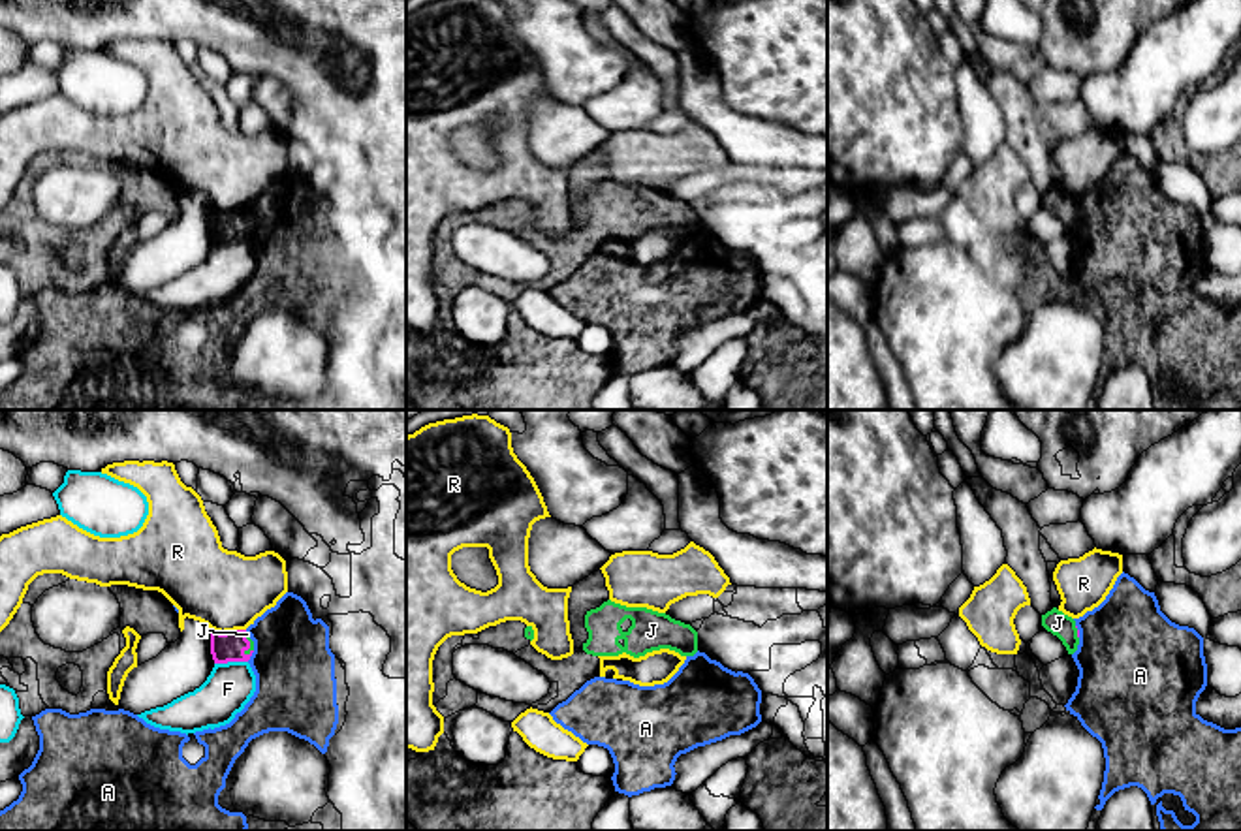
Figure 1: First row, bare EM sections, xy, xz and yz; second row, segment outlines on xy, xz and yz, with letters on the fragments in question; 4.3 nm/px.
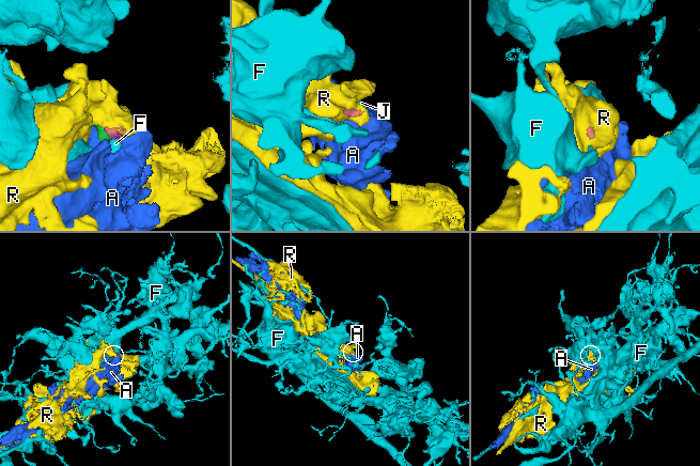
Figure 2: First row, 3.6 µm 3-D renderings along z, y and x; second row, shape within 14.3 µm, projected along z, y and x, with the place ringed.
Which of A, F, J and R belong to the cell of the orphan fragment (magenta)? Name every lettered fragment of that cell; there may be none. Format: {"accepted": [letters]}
{"accepted": ["J"]}

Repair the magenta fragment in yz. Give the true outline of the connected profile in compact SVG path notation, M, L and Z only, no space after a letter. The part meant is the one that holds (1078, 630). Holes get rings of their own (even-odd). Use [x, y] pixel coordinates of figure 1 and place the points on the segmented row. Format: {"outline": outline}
{"outline": "M1057 607L1042 615L1042 626L1057 635L1066 647L1068 654L1074 654L1079 645L1079 630L1076 628L1076 620Z"}

